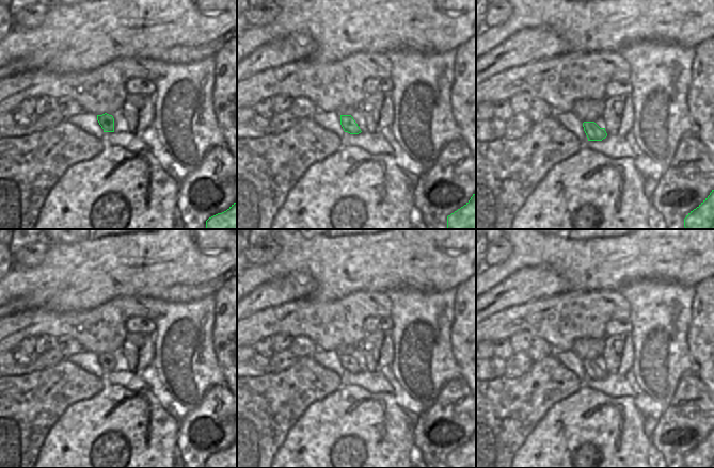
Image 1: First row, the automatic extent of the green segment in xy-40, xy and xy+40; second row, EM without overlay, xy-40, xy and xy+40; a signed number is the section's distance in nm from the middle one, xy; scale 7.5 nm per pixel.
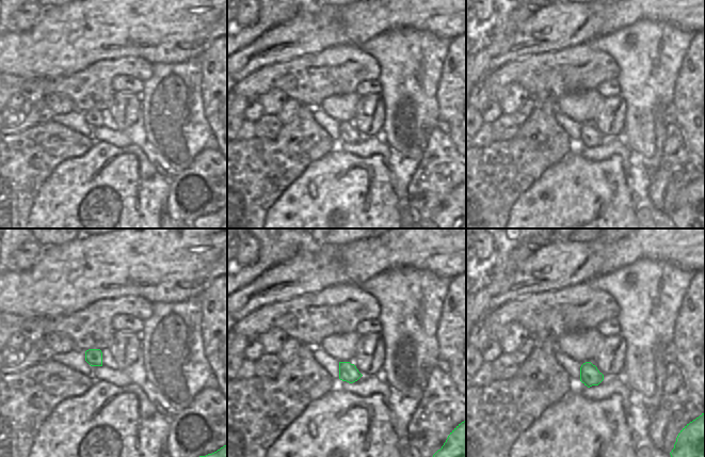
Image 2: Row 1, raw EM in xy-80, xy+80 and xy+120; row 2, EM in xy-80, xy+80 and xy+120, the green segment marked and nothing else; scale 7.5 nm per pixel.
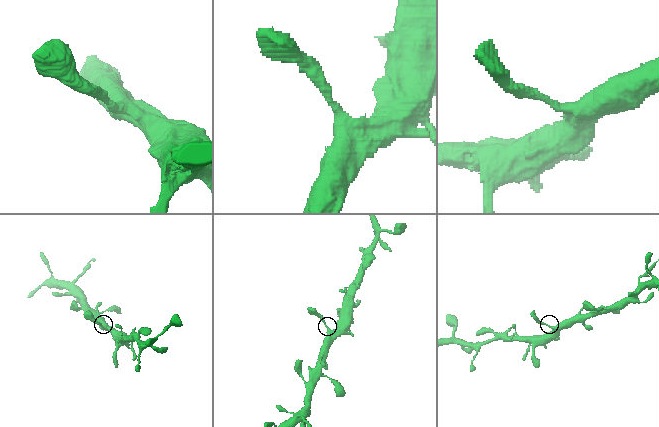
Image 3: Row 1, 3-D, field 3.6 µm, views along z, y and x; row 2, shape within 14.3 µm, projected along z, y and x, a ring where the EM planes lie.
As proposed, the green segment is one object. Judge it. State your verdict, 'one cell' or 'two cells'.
one cell

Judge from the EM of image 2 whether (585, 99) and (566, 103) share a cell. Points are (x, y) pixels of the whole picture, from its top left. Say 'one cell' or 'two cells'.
one cell

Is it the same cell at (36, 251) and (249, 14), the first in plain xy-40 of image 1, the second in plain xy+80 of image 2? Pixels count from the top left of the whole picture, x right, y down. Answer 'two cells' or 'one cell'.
one cell

